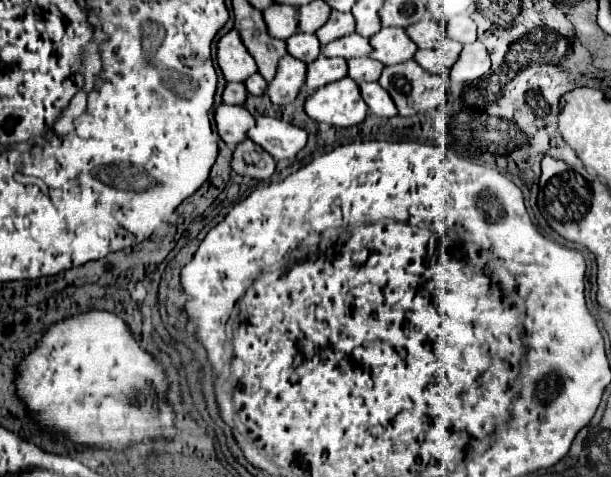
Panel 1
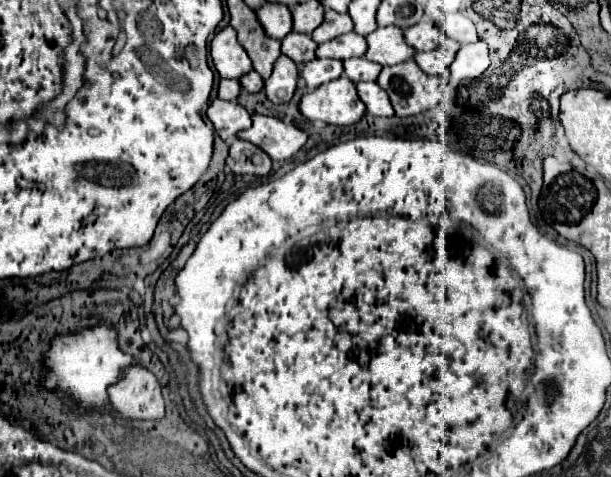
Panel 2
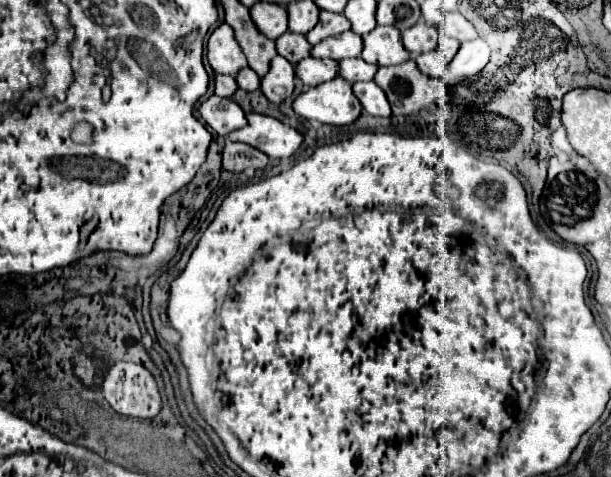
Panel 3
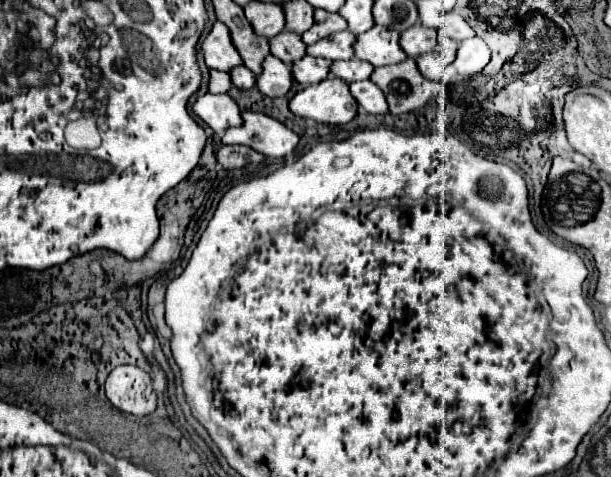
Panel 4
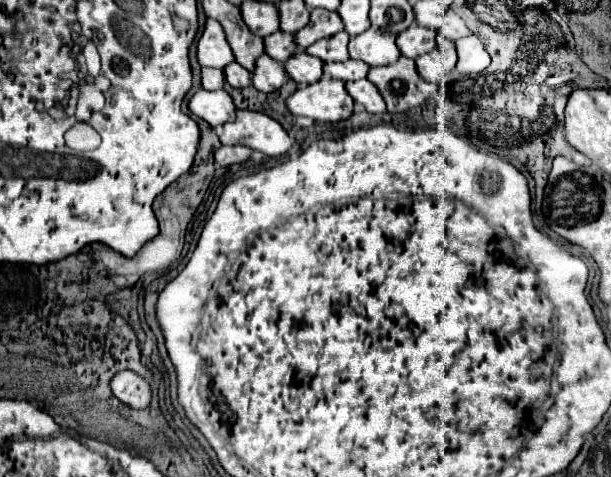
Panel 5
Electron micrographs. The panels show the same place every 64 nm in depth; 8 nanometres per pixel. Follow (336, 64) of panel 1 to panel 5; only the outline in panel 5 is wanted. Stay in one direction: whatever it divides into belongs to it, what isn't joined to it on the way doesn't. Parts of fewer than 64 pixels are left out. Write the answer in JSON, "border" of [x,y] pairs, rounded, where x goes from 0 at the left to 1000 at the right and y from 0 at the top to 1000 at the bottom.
{"border":[[[484,109],[465,130],[468,155],[488,176],[507,176],[507,172],[524,168],[527,164],[527,138],[530,138],[527,126],[517,126],[501,109]]]}

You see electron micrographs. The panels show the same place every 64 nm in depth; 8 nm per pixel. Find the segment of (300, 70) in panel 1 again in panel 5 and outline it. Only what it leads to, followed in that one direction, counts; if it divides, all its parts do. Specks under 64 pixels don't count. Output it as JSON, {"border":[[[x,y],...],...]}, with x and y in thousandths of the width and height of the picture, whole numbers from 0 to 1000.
{"border":[[[429,113],[419,126],[419,143],[409,155],[412,180],[426,193],[448,193],[468,172],[468,151],[465,138],[452,126],[445,126],[439,113]]]}

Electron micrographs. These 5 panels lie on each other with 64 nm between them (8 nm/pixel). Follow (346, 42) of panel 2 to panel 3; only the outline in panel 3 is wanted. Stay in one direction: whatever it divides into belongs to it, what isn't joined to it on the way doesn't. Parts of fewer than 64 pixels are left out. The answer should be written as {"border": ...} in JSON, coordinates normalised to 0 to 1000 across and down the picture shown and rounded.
{"border":[[[576,63],[534,80],[524,92],[511,96],[507,117],[514,122],[543,122],[543,126],[563,126],[563,122],[579,122],[589,113],[589,75],[579,71]]]}

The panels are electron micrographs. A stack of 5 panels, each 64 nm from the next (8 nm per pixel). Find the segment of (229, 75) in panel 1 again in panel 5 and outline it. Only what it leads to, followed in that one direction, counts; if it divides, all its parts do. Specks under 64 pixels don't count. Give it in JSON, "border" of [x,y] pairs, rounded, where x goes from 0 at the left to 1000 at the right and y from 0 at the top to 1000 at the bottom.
{"border":[[[347,38],[337,42],[334,67],[324,80],[321,122],[331,138],[347,138],[347,143],[367,143],[367,134],[383,130],[380,105],[373,101],[373,88],[367,84],[367,63]]]}

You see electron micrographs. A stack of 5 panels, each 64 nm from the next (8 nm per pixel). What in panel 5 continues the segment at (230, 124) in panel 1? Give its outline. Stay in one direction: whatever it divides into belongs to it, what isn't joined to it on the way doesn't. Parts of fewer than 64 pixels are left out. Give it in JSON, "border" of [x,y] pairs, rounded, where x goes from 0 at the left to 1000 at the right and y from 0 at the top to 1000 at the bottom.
{"border":[[[324,189],[308,210],[308,231],[337,252],[344,264],[363,264],[373,252],[383,252],[383,214],[367,189]]]}

